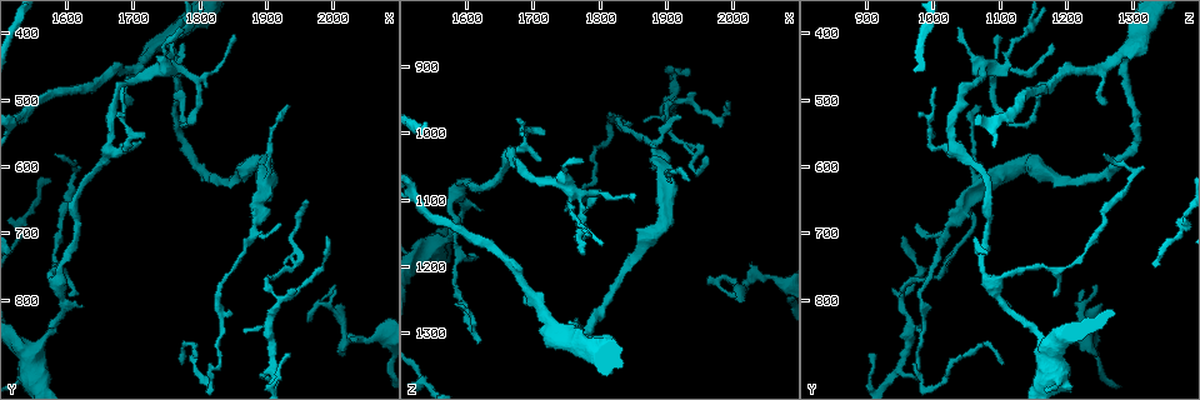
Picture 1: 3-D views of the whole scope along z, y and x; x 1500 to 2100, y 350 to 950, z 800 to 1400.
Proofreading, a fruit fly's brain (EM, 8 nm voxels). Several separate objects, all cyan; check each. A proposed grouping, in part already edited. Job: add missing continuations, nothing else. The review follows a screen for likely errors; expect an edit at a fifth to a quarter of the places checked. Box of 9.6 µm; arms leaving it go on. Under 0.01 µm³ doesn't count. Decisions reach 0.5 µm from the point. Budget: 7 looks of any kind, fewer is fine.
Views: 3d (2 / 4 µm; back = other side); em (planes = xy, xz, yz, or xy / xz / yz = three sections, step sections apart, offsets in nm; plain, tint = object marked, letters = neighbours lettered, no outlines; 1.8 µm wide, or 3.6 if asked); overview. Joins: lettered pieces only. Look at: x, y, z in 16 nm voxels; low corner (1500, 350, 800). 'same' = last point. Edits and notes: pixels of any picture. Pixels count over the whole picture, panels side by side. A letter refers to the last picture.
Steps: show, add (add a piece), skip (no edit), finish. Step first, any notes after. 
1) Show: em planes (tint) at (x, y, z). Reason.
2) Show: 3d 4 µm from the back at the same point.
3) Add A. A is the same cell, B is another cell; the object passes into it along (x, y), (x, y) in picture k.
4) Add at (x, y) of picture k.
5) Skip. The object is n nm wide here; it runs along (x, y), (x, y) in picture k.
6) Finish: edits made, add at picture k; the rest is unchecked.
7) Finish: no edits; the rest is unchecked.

Show: em planes (tint) at (1700, 505, 1255). Free end.

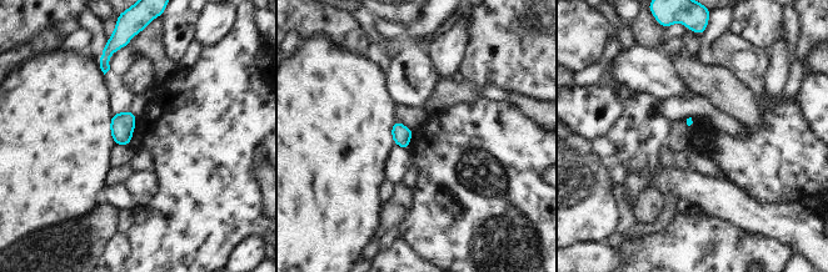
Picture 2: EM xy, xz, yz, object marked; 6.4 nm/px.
Show: em planes (letters) at the same point.

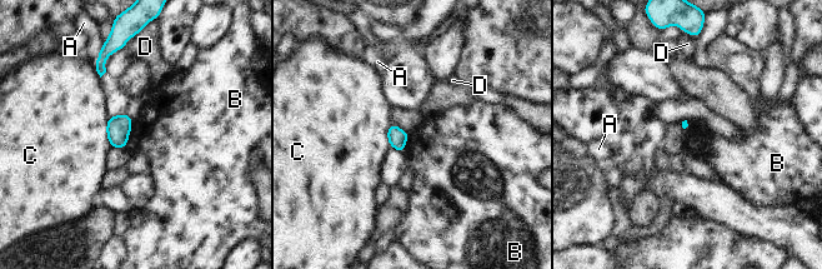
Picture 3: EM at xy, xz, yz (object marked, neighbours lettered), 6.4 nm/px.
Skip. A, B, C and D are other cells; a border runs along (133, 120), (126, 145) in picture 3; no lettered piece goes on from it.

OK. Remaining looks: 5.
Show: em planes (letters) at (1715, 560, 1040). Branch stops here.

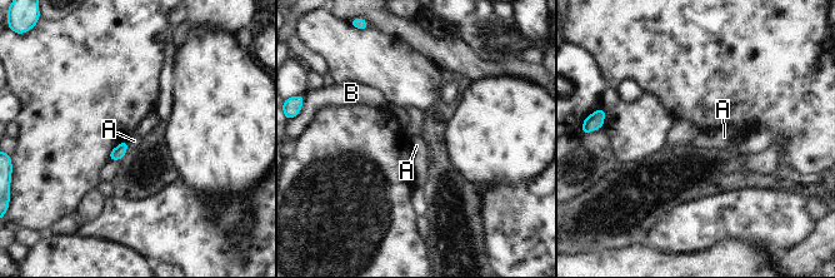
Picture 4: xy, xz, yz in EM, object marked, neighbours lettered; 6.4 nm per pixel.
Skip. A and B are other cells; no lettered piece goes on from it.

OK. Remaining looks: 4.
Show: 3d 4 µm from the back at (1960, 830, 1220). Tapers out.

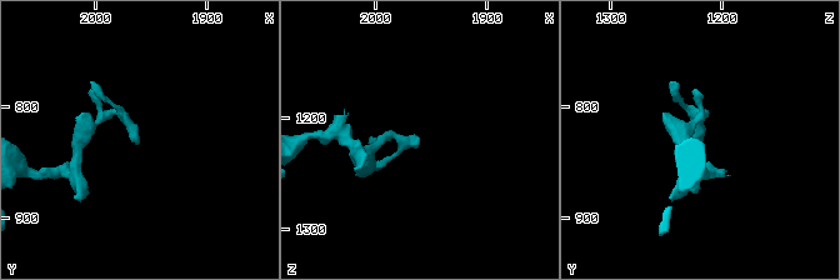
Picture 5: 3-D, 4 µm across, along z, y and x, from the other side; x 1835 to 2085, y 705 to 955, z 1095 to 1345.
Show: em 3.6 µm planes (letters) at (1962, 832, 1224). Shape alone is not enough.

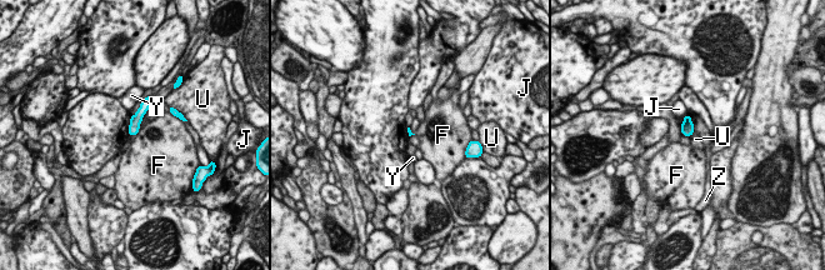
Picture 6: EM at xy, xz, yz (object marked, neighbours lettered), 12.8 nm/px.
Skip. F, J, U, Y and Z are other cells; no lettered piece goes on from it.

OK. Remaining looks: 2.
Finish: no edits; the rest is unchecked.

